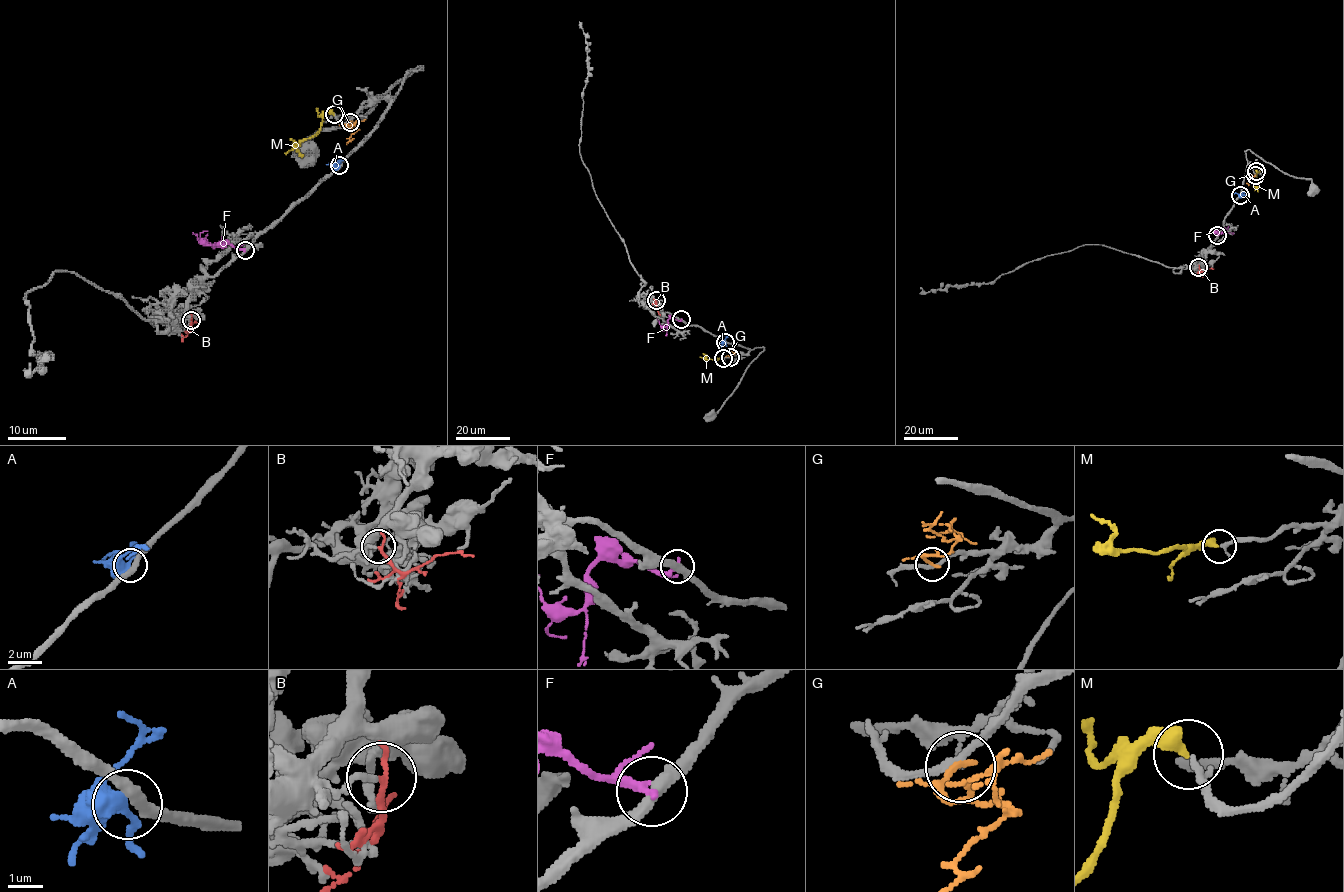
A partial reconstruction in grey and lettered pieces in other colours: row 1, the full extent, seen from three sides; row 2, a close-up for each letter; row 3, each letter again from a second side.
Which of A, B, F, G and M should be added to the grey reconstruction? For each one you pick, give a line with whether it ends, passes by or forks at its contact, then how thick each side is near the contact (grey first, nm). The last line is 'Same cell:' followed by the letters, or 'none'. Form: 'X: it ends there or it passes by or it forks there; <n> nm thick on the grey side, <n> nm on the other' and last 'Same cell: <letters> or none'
M: it ends there; 150 nm thick on the grey side, 400 nm on the other
Same cell: M

